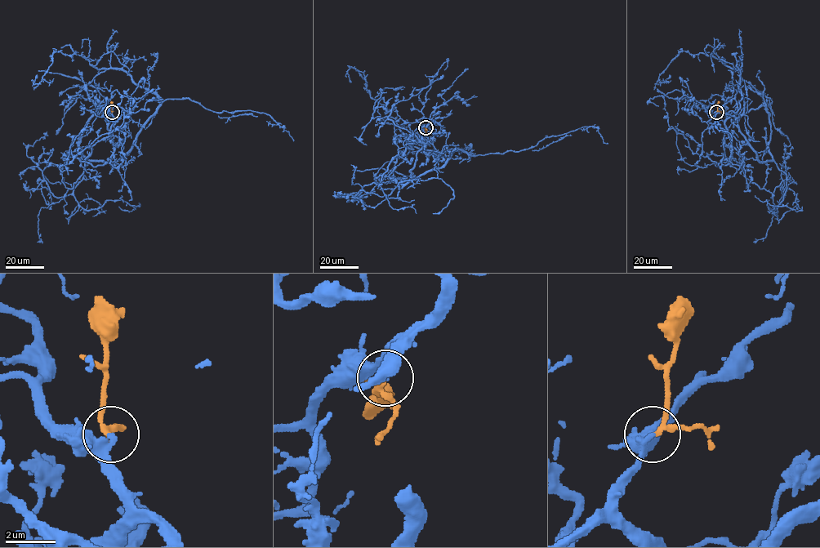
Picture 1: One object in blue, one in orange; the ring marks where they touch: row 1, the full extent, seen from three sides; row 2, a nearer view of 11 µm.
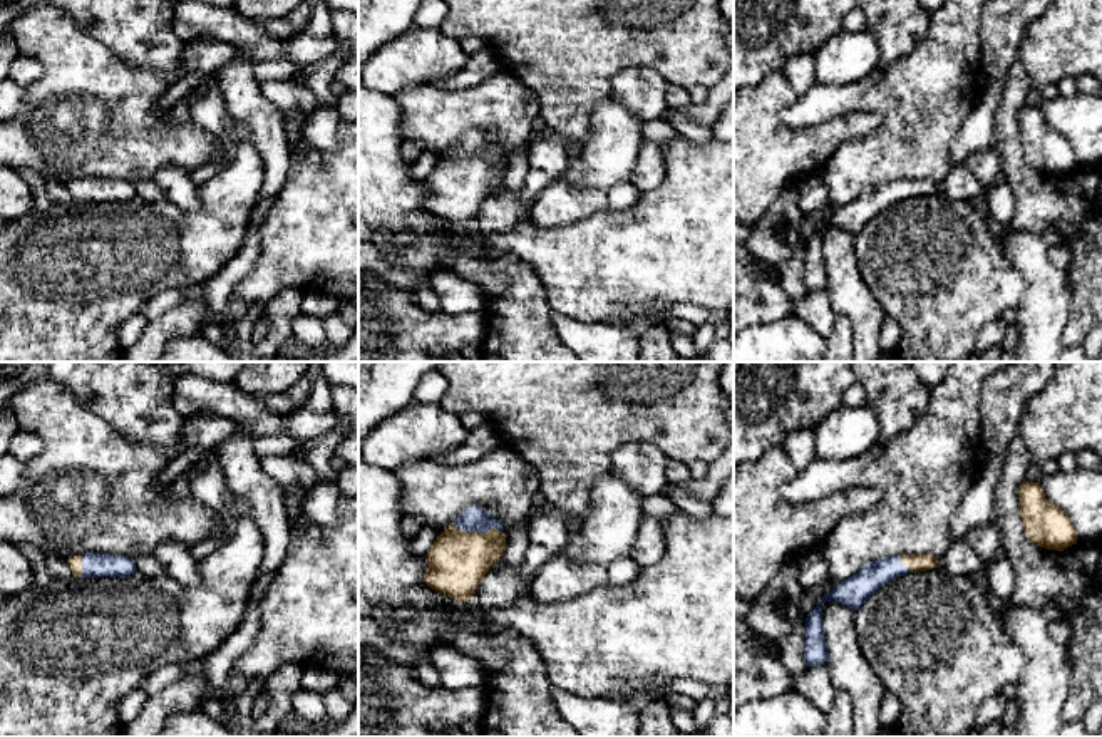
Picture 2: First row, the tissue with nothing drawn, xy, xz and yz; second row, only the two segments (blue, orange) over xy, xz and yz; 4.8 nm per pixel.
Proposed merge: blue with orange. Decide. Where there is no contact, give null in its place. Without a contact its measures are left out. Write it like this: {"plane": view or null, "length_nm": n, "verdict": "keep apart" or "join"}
{"plane": "xz", "length_nm": 240, "verdict": "join"}

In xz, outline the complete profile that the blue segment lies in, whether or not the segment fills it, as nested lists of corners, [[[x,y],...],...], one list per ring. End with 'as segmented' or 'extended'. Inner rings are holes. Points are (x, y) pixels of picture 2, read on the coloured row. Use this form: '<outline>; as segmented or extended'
[[[471,504],[427,551],[424,583],[456,601],[472,600],[491,564],[499,563],[504,546],[501,523]]]; extended

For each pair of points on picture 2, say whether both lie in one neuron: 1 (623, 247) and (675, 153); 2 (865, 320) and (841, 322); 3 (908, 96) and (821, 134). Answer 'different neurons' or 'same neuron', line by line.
1: same neuron
2: different neurons
3: different neurons

